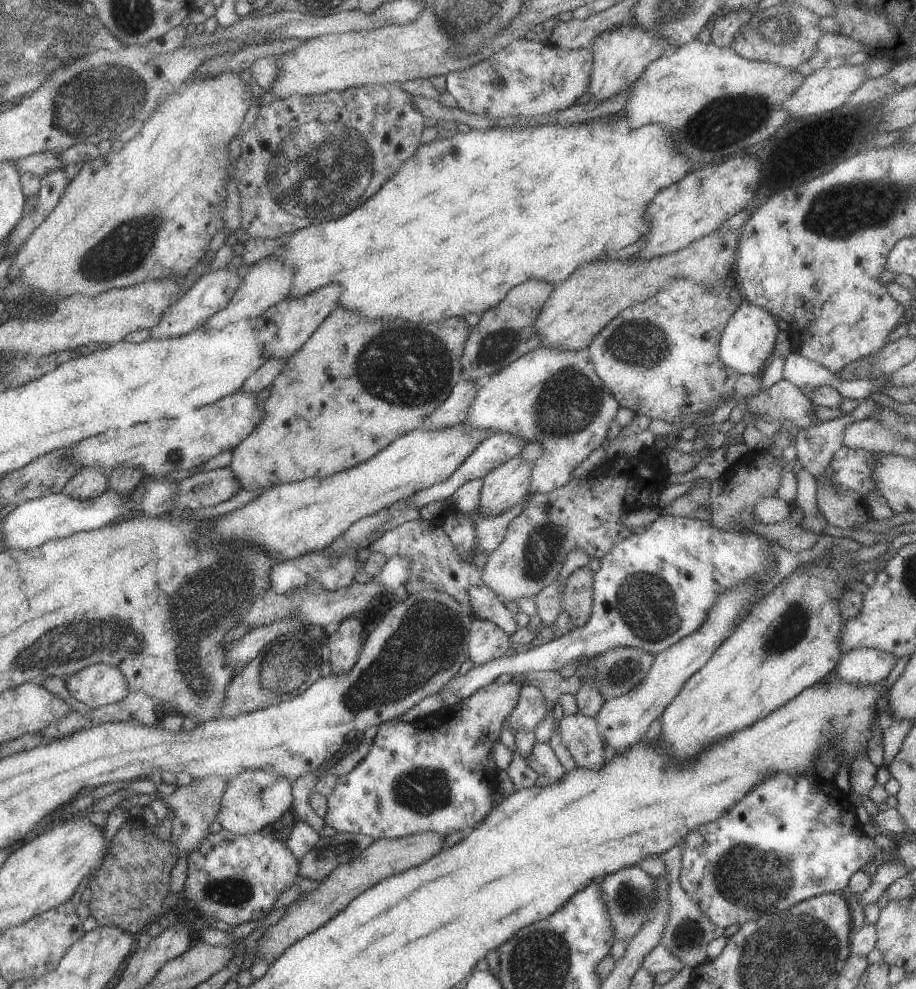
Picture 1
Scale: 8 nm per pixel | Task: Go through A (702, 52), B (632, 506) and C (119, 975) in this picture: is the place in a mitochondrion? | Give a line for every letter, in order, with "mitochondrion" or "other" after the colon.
A: other
B: other
C: other

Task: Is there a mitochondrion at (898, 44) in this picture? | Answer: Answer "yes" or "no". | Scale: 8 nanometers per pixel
no

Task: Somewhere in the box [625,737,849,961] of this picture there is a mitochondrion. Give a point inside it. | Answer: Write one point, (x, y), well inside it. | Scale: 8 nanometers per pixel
(753, 882)

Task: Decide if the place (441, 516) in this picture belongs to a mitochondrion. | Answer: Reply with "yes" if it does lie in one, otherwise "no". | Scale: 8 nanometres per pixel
no

